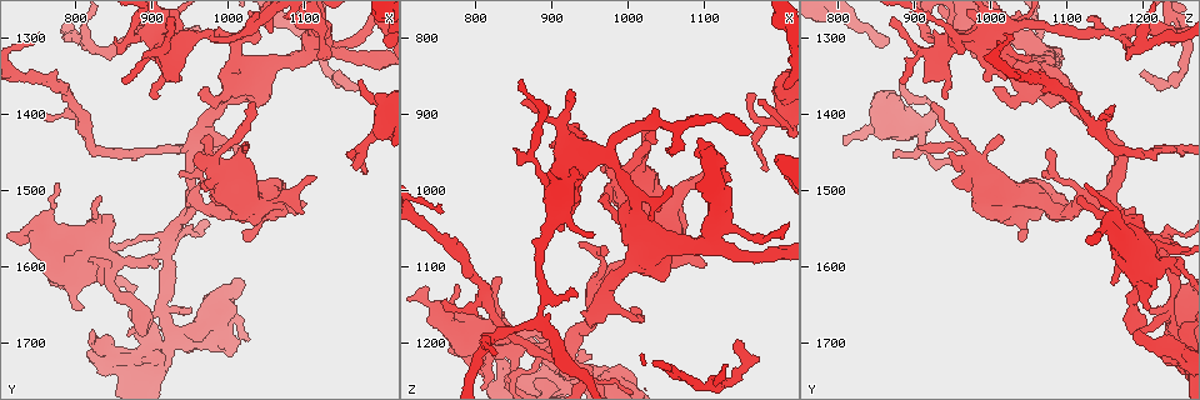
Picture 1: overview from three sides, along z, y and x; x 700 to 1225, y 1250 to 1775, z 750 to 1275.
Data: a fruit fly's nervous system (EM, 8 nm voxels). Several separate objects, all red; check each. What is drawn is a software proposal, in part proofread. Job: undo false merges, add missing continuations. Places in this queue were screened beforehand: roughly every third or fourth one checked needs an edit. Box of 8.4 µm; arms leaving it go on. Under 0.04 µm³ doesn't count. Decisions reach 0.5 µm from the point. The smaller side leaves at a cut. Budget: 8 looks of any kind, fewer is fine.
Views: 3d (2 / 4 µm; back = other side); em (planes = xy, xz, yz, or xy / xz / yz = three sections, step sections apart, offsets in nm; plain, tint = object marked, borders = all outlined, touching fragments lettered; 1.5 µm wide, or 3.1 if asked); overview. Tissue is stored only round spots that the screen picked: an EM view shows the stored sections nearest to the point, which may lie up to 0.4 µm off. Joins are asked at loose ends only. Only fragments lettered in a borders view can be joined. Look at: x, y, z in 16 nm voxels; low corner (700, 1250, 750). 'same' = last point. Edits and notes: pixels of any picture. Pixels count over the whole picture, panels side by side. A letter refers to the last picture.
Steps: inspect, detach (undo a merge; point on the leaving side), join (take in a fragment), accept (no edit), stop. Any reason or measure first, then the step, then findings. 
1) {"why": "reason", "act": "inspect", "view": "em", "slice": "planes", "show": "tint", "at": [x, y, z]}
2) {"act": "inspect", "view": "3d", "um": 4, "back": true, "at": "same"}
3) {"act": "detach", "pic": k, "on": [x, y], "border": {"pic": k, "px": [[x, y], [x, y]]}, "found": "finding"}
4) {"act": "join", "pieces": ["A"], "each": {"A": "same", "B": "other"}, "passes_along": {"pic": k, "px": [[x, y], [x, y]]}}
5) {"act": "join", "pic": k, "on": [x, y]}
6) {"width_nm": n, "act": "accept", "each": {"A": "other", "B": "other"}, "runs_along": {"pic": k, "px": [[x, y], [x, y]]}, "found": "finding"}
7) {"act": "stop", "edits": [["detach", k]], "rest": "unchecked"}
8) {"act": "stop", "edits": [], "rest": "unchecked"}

{"why": "branch stops here", "act": "inspect", "view": "em", "slice": "planes", "show": "borders", "at": [1175, 1360, 885]}

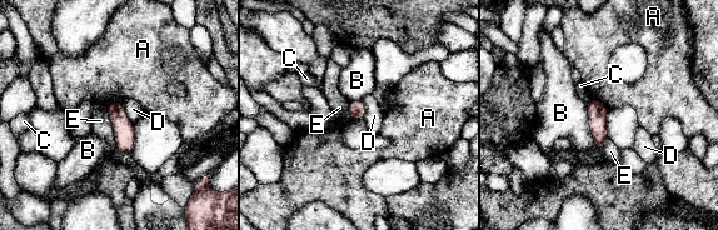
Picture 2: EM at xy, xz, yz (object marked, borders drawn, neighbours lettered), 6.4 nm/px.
{"width_nm": 110, "act": "accept", "each": {"A": "other", "B": "other", "C": "other", "D": "other", "E": "other"}, "border": {"pic": 2, "px": [[121, 103], [125, 115], [134, 124]]}, "found": "no lettered fragment goes on from it"}

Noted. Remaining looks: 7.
{"why": "an open end", "act": "inspect", "view": "em", "slice": "xy", "step": 8, "show": "plain", "at": [1185, 1475, 970]}

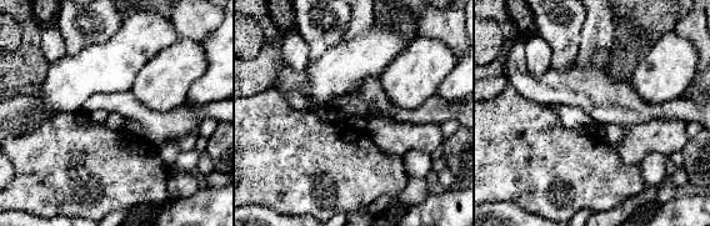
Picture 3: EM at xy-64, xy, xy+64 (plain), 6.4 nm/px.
{"act": "inspect", "view": "em", "slice": "xy", "step": 8, "show": "borders", "at": "same"}

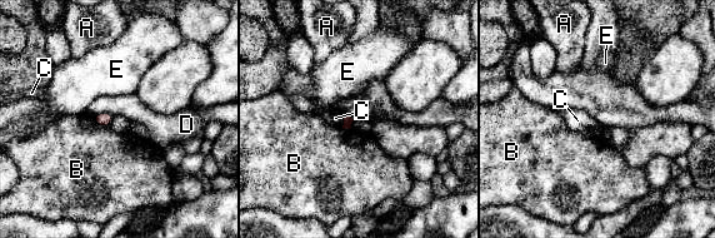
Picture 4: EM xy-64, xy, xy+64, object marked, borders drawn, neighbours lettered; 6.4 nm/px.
{"longest_contact_nm": ["D", 140], "act": "accept", "each": {"A": "other", "B": "other", "C": "other", "D": "other", "E": "other"}, "border": {"pic": 4, "px": [[113, 114], [99, 113], [93, 118]]}, "found": "no lettered fragment goes on from it"}

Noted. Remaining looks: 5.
{"why": "an open end", "act": "inspect", "view": "3d", "um": 2, "at": [905, 1385, 940]}

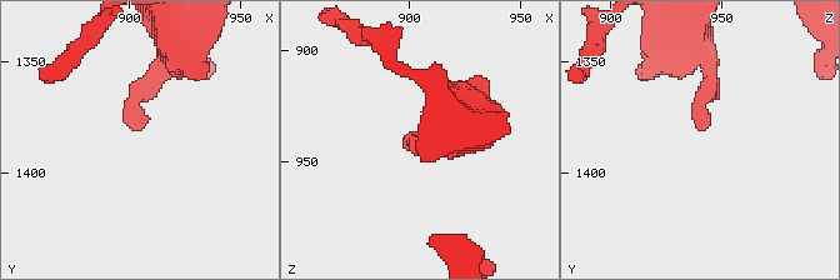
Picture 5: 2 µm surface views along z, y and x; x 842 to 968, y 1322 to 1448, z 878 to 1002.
{"act": "inspect", "view": "em", "slice": "planes", "show": "borders", "at": [906, 1381, 940]}

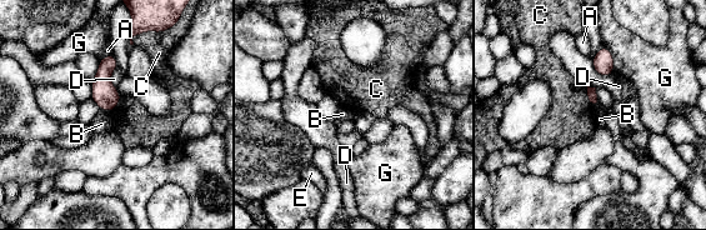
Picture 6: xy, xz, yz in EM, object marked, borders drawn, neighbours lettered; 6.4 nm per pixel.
{"act": "accept", "each": {"A": "other", "B": "other", "C": "other", "D": "other", "E": "other", "G": "other"}, "border": {"pic": 6, "px": [[586, 90], [586, 98], [594, 108]]}, "found": "none of them fits"}

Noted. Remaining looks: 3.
{"act": "stop", "edits": [], "rest": "unchecked"}

